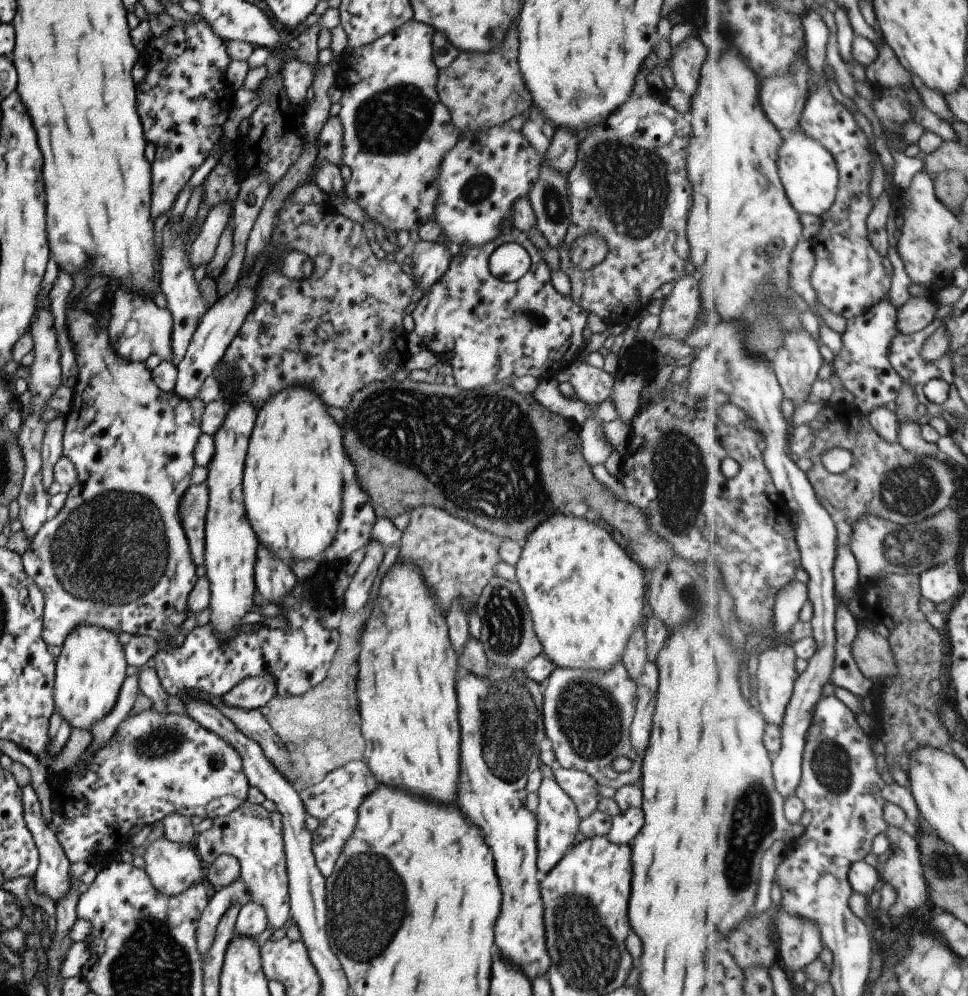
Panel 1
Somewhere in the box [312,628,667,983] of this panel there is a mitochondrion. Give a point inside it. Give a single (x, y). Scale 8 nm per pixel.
(368, 896)

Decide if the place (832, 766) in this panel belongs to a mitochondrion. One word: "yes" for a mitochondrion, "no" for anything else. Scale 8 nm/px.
yes

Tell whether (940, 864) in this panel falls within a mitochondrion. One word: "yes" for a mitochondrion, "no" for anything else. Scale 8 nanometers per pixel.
yes

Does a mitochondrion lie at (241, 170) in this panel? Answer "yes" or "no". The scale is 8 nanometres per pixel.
no

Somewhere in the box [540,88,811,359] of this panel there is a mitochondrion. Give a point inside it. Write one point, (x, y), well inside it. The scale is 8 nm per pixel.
(637, 182)

